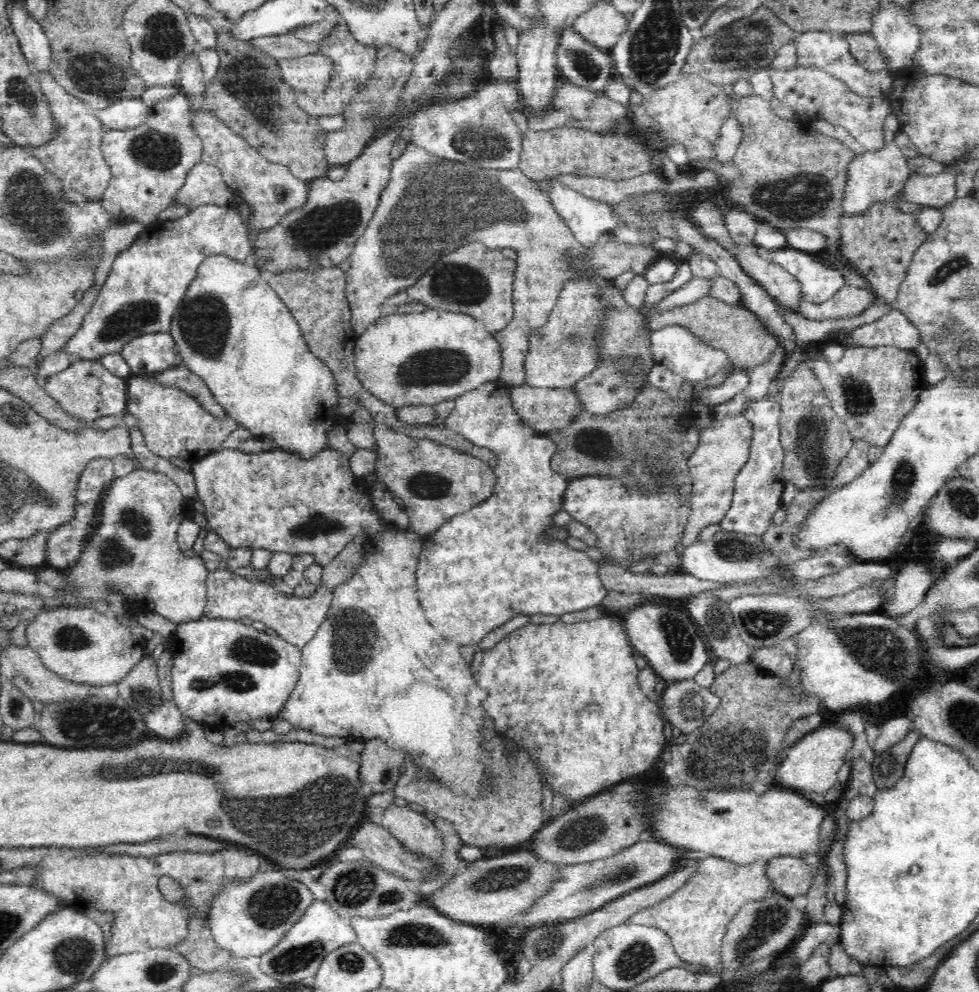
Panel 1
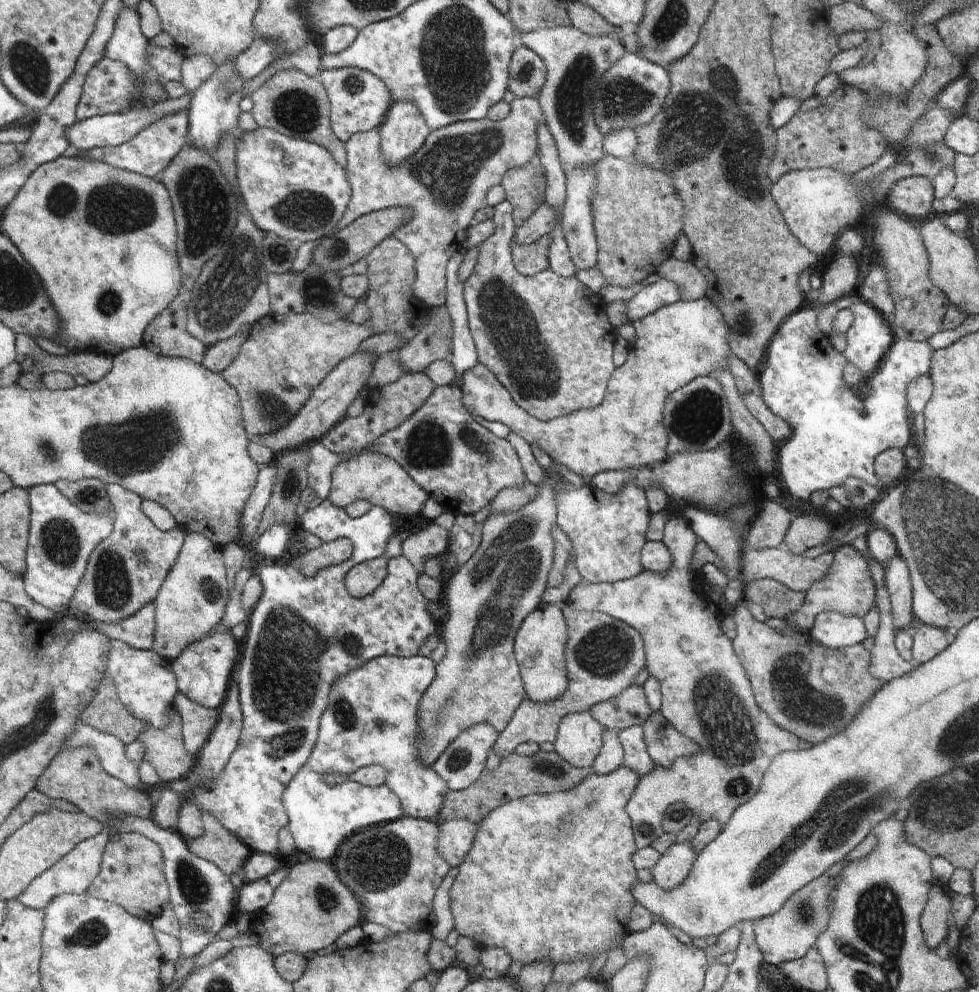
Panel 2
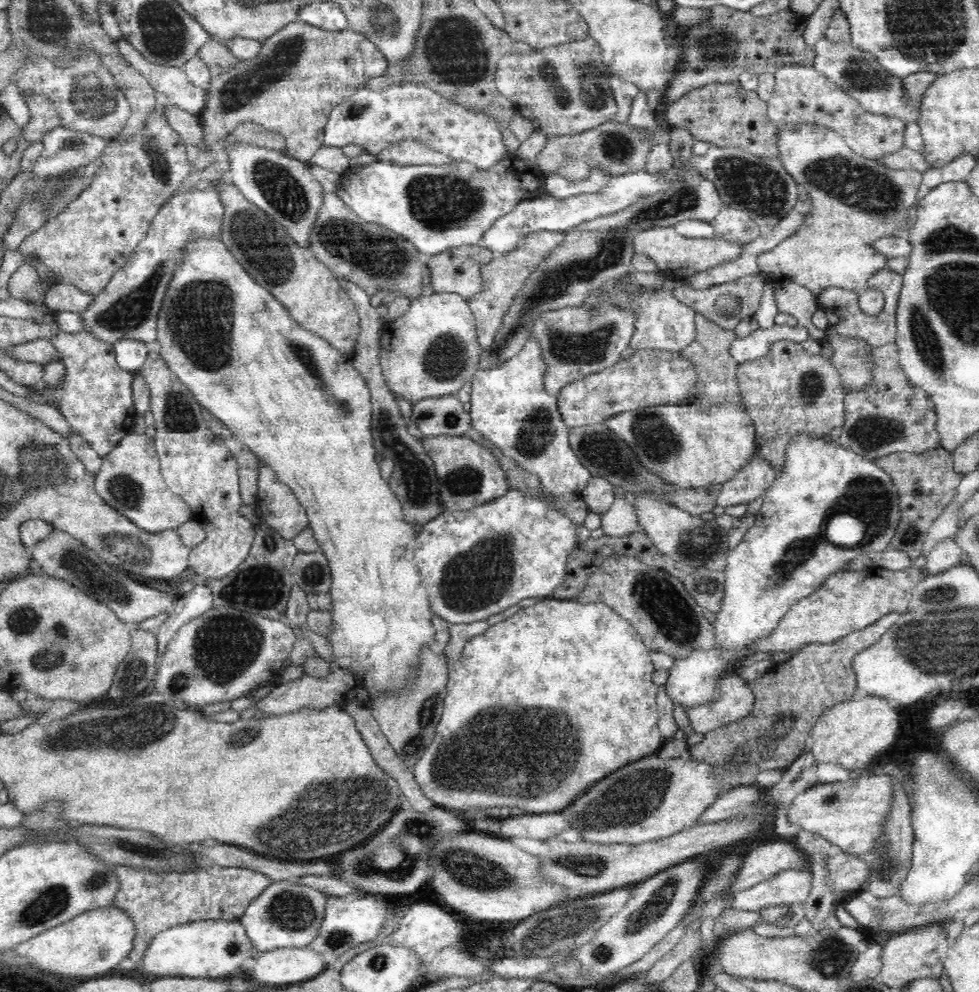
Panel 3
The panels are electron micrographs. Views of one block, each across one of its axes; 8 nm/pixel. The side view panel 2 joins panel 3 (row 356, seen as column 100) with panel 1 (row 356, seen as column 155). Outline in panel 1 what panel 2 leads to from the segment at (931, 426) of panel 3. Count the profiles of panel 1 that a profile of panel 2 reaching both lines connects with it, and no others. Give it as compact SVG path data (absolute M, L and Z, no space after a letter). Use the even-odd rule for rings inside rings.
M847 346L843 357L833 363L828 362L820 352L805 355L806 358L798 365L806 363L816 373L831 400L833 411L846 423L853 440L862 438L870 445L883 449L904 416L916 408L922 390L931 386L925 377L925 365L913 350L892 346Z

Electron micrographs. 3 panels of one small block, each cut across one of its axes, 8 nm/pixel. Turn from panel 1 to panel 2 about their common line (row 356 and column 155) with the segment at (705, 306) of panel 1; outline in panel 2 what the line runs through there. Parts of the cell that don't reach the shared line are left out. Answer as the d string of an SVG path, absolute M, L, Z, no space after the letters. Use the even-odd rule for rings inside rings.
M171 710L169 717L170 722L165 729L160 730L149 726L137 739L138 741L142 741L142 744L145 744L147 748L145 758L148 759L156 769L161 784L184 778L196 763L195 759L192 758L191 754L183 745L182 719L176 710Z

